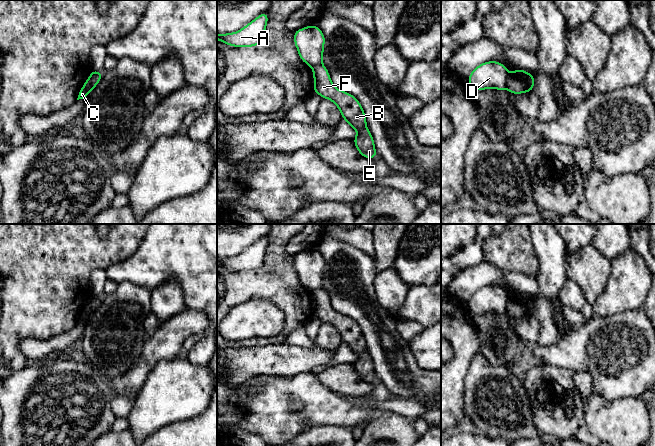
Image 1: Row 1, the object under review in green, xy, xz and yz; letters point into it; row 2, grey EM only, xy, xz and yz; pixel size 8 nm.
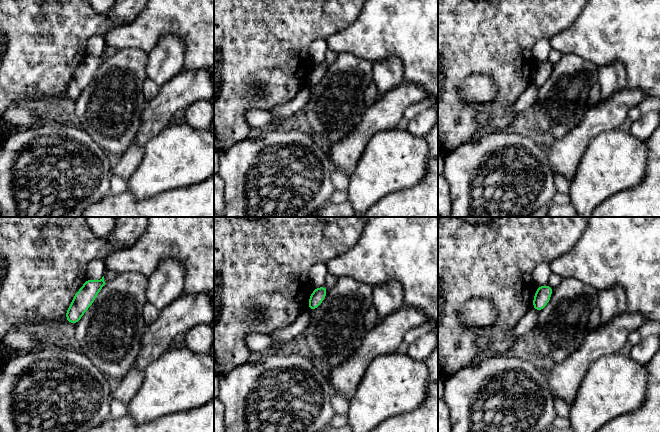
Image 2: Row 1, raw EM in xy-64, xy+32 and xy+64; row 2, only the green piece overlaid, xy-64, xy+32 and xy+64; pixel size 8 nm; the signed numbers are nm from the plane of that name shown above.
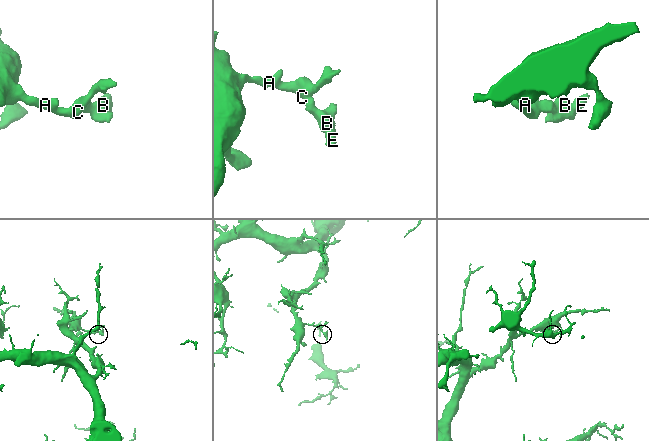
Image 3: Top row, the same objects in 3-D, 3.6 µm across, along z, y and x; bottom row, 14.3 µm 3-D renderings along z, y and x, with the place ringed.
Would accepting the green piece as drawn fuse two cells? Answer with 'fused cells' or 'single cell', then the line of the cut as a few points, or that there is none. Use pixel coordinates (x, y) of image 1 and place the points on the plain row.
fused cells; cut xy (100, 296), (91, 303), (90, 313)

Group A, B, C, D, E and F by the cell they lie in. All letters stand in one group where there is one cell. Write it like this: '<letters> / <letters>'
A C D / B E F

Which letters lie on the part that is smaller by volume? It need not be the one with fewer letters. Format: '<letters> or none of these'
B, E, F

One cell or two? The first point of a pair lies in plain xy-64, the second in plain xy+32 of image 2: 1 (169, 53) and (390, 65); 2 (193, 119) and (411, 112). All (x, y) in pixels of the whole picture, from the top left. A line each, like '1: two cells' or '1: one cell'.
1: one cell
2: two cells

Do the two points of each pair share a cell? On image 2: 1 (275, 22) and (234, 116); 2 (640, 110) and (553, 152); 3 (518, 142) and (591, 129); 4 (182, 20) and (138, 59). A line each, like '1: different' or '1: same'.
1: same
2: different
3: different
4: different

